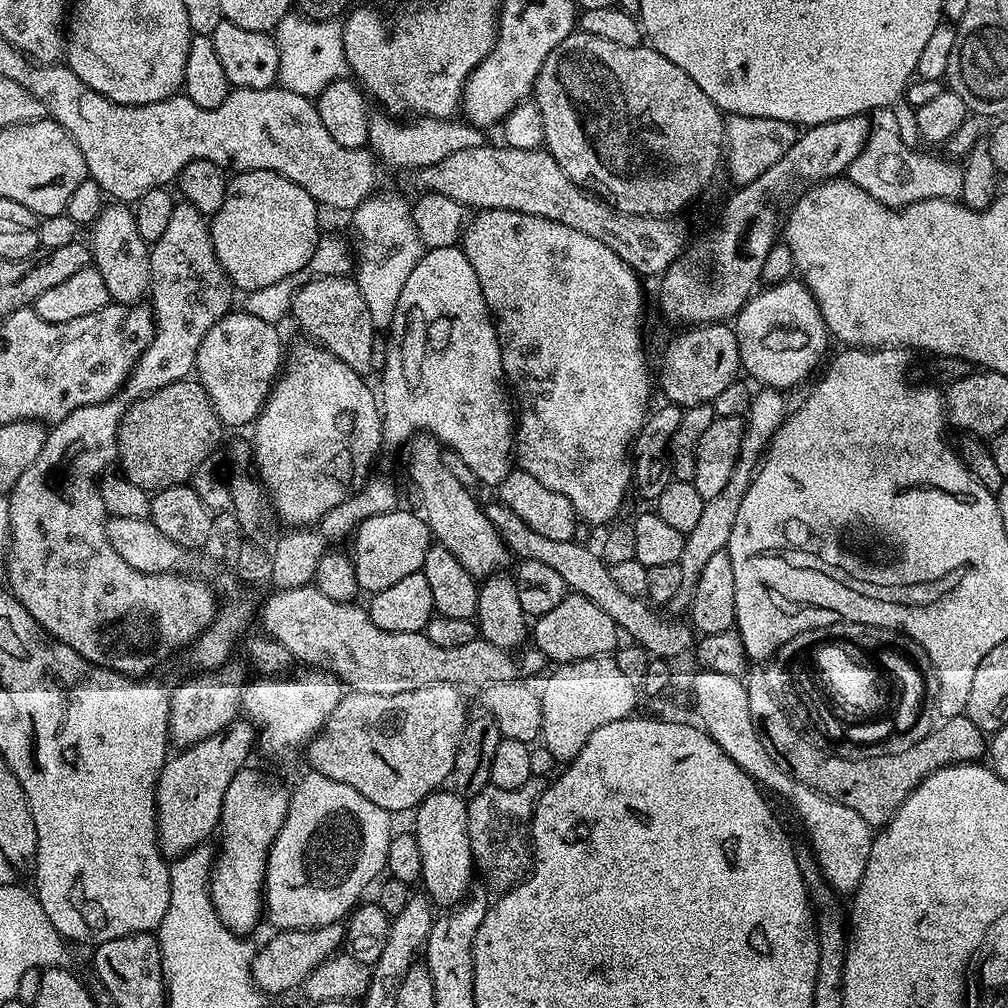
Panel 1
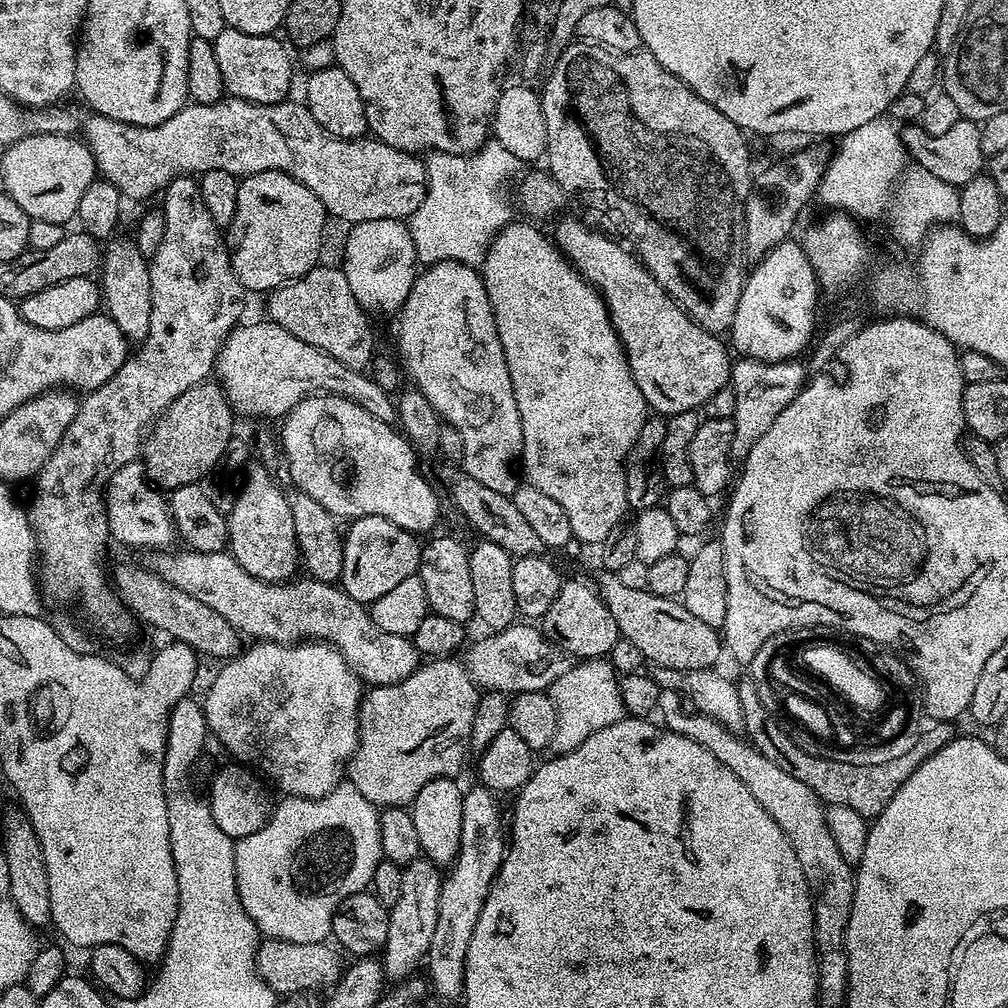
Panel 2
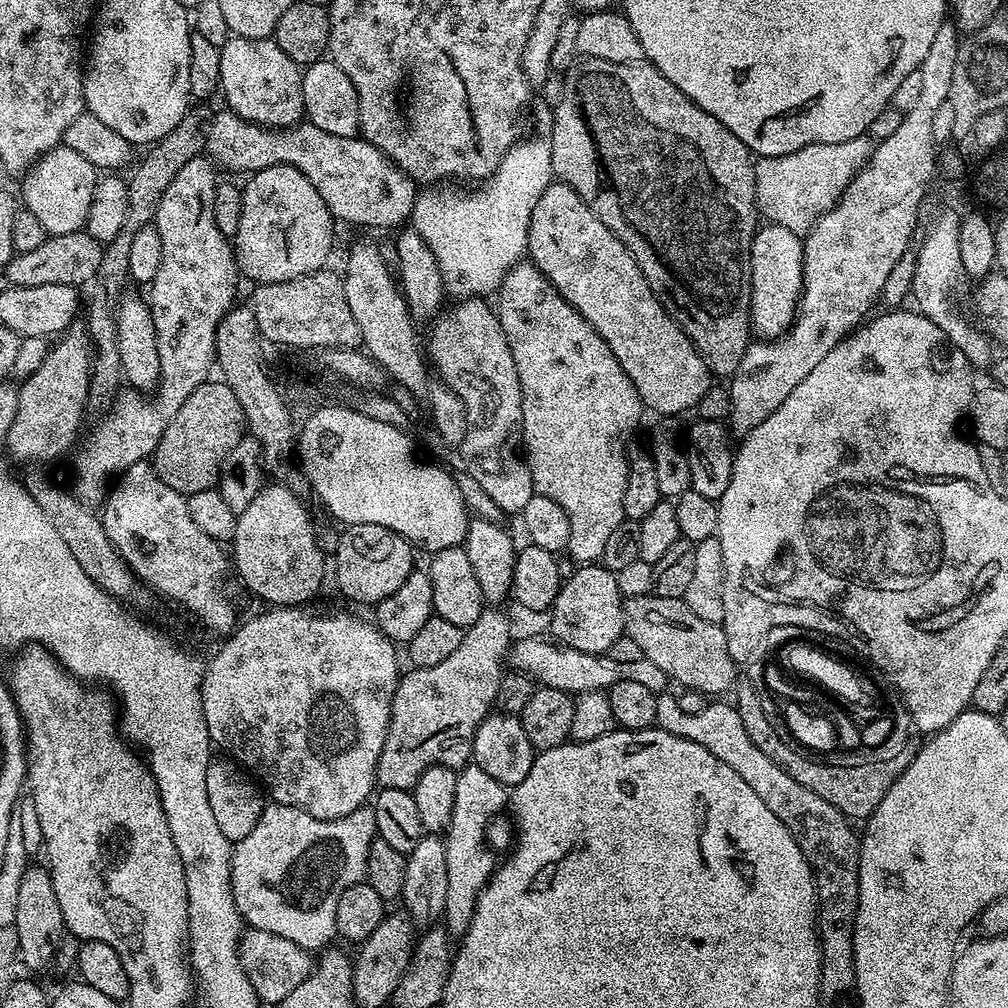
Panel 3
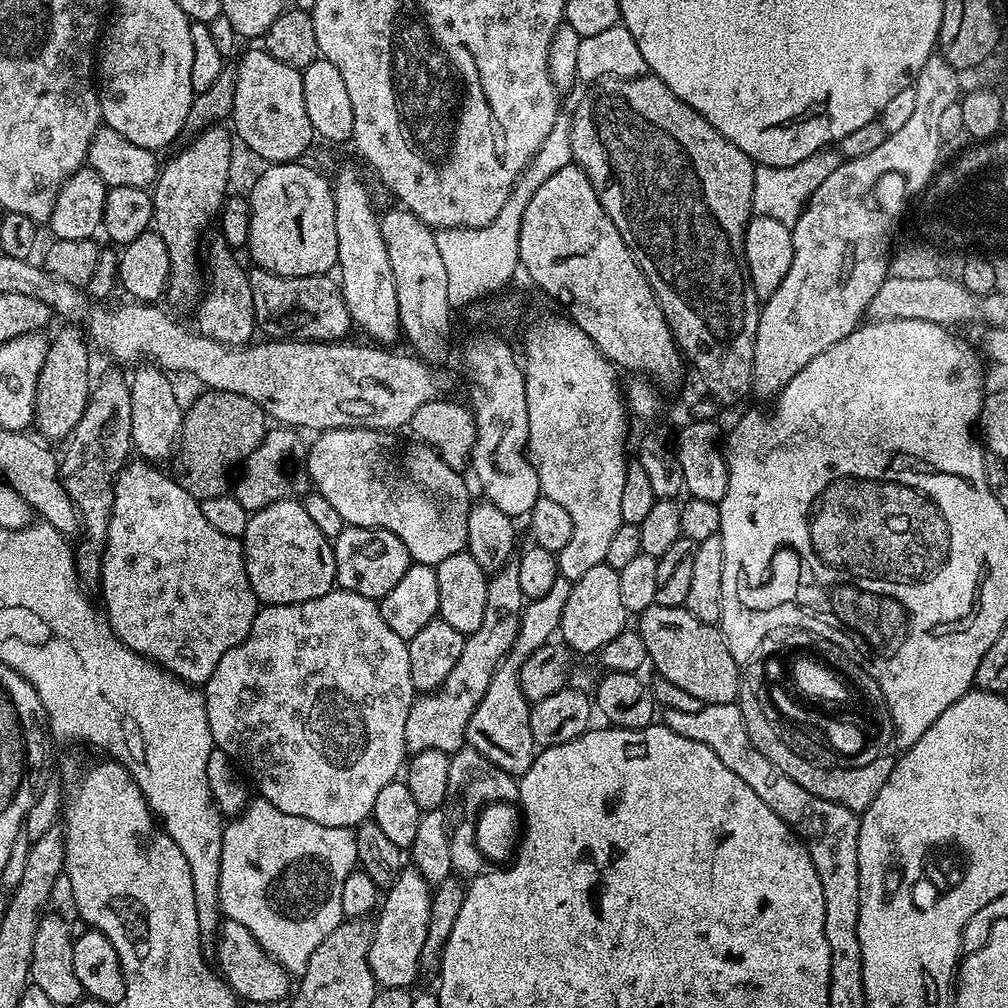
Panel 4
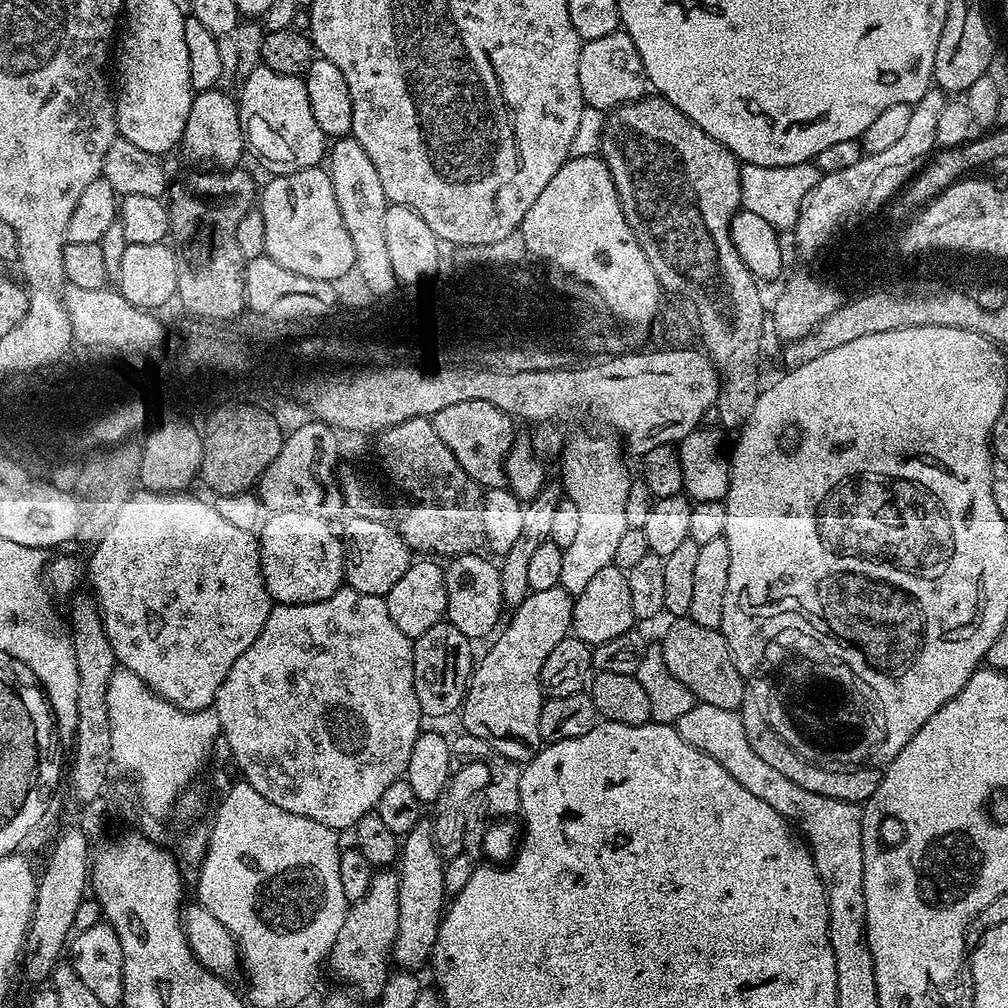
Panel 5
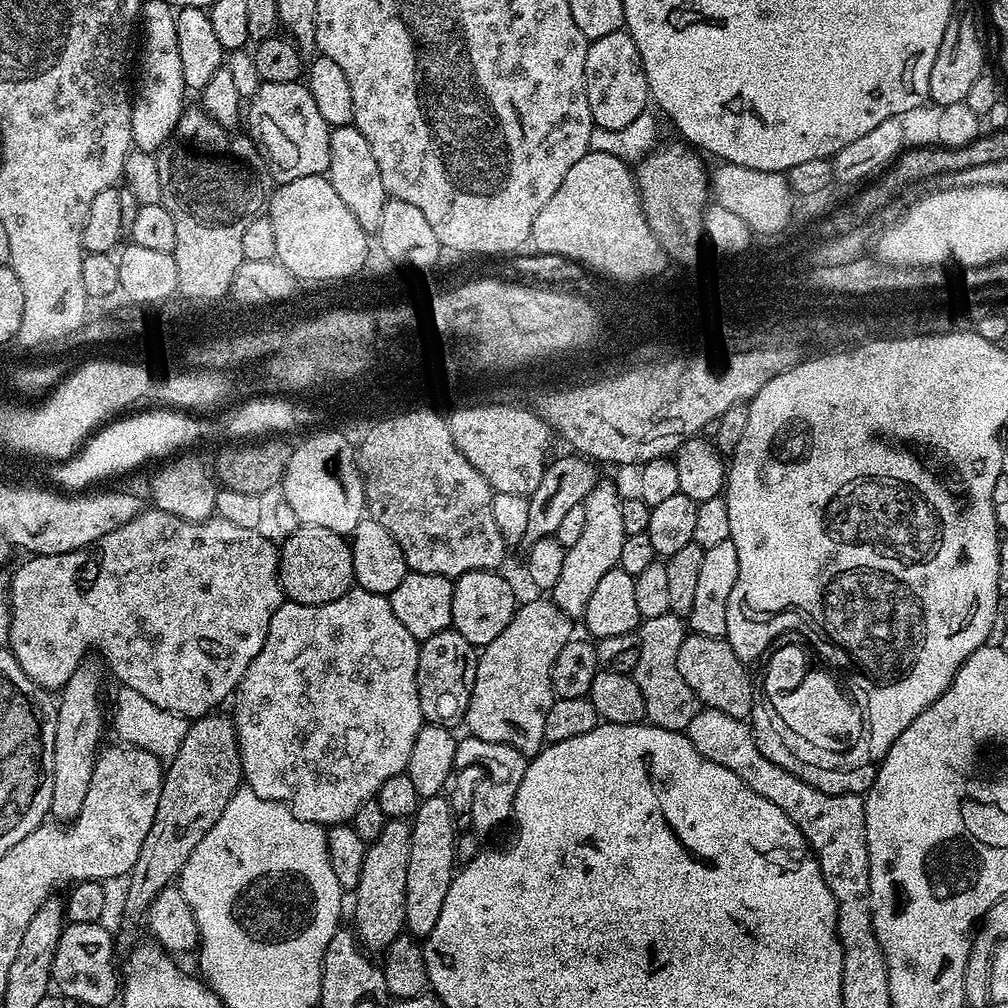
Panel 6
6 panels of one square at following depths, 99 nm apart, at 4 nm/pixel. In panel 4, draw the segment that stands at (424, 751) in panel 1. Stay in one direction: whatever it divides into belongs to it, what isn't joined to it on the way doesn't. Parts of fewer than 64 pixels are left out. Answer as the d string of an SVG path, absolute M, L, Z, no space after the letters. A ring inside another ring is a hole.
M509 562L502 566L502 570L491 573L486 590L486 618L482 618L482 626L478 626L476 632L467 633L462 646L462 658L458 658L450 678L446 678L444 685L435 692L420 694L413 699L410 714L406 718L406 749L409 753L442 750L451 754L465 747L470 714L478 710L478 702L482 702L496 667L507 658L518 639L520 619L526 603L518 579L518 568L516 562Z

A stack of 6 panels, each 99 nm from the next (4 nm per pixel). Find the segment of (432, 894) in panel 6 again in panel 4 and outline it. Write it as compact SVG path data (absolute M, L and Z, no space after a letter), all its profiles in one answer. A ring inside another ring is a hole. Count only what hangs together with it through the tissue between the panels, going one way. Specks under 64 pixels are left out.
M404 867L394 886L383 893L378 917L370 948L370 970L380 988L411 989L416 976L421 975L422 946L426 946L426 930L430 930L432 917L432 888L416 867Z

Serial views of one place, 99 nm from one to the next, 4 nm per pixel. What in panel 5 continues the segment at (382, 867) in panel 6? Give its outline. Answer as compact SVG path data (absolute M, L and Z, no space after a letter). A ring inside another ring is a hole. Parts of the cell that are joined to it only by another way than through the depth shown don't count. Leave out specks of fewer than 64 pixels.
M377 871L370 882L370 890L366 890L360 900L351 901L346 918L338 930L338 938L334 938L334 946L328 952L327 967L332 967L338 979L353 984L348 986L354 989L355 995L368 1002L379 1001L382 986L386 986L388 981L392 947L398 932L399 885L399 871Z

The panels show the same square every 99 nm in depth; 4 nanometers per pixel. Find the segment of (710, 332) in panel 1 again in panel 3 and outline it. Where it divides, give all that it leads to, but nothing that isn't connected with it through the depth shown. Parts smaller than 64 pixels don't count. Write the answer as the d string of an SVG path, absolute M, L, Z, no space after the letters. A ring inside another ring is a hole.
M553 182L535 203L530 216L526 256L554 285L565 302L578 310L594 330L598 330L606 346L610 346L610 354L618 358L618 366L626 370L626 378L634 382L634 390L638 390L640 400L649 413L657 412L660 418L679 417L680 412L691 413L708 388L713 387L712 371L700 357L700 351L692 345L677 320L666 311L664 303L654 295L628 247L596 217L570 185Z

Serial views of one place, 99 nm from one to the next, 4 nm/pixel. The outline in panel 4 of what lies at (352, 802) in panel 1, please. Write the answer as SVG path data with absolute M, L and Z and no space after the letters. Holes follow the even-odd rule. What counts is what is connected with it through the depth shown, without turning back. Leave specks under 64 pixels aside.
M256 798L239 816L229 819L224 825L222 858L220 873L218 874L220 911L227 919L242 922L242 926L246 926L246 930L250 930L254 934L254 938L263 946L265 952L274 957L289 974L303 974L308 965L310 954L314 954L314 950L318 950L322 938L326 938L326 934L334 934L337 926L346 919L342 910L342 882L346 882L346 878L356 867L356 833L353 829L322 826L318 822L310 822L310 818L298 818L294 814L282 814L282 810L278 810L278 806L274 806L270 801Z

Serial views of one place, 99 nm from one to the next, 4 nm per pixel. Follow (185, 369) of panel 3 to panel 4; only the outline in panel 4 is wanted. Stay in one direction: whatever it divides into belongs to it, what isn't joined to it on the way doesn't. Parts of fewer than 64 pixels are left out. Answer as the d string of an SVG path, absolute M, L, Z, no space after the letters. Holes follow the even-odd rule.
M213 126L211 128L205 128L203 132L195 133L191 137L192 140L188 145L185 146L184 149L181 150L180 153L177 154L176 157L173 158L169 164L165 163L163 167L160 169L159 176L156 177L156 182L154 187L151 189L152 194L152 223L154 225L154 231L159 234L162 238L162 242L166 242L166 250L170 250L170 262L172 263L172 274L168 278L168 288L170 292L173 292L176 296L192 296L195 297L197 295L196 287L201 287L202 284L202 264L196 261L196 251L200 248L200 232L204 232L208 228L208 223L215 221L217 217L219 217L220 210L224 206L224 201L226 197L229 195L230 189L228 189L228 179L232 176L232 140L234 144L234 136L231 131L227 127L224 126Z

